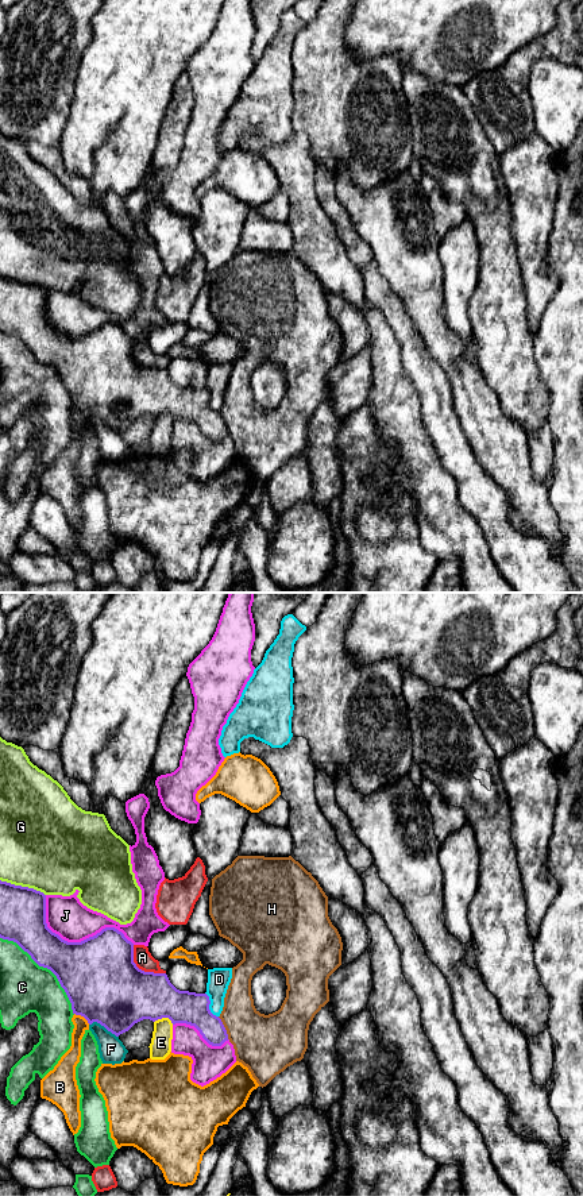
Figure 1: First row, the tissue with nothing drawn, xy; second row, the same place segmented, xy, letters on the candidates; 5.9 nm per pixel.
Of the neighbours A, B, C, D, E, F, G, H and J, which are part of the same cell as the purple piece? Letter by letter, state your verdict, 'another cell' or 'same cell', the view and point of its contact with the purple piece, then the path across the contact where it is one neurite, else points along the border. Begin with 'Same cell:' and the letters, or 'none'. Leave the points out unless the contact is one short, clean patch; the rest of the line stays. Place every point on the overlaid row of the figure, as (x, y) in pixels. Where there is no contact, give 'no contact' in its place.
Same cell: none
A: another cell; contact xy (141, 969)
B: another cell; contact xy (82, 1015)
C: another cell; contact xy (47, 968)
D: another cell; contact xy (208, 1006)
E: another cell; contact xy (163, 1017)
F: another cell; contact xy (104, 1026); border xy (89, 1023), (99, 1022), (118, 1037)
G: another cell; contact xy (23, 887)
H: another cell; contact xy (224, 1027); border xy (217, 1017), (228, 1038)
J: another cell; contact xy (76, 942)

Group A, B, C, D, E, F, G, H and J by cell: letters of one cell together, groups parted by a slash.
A / B / C / D / E / F / G / H / J

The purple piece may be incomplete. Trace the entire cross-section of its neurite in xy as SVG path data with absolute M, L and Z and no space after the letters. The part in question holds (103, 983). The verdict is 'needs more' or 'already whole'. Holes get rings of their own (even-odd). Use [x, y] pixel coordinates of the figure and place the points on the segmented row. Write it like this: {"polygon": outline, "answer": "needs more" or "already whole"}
{"polygon": "M0 880L0 938L16 942L39 967L50 969L57 976L72 1003L73 1014L84 1016L89 1025L93 1022L100 1023L116 1037L143 1019L155 1022L169 1018L173 1025L186 1023L194 1026L212 1046L221 1046L228 1041L221 1019L209 1010L209 996L177 989L166 973L139 969L134 962L134 944L117 929L105 927L81 942L67 942L53 933L46 923L46 895L40 891Z", "answer": "already whole"}

